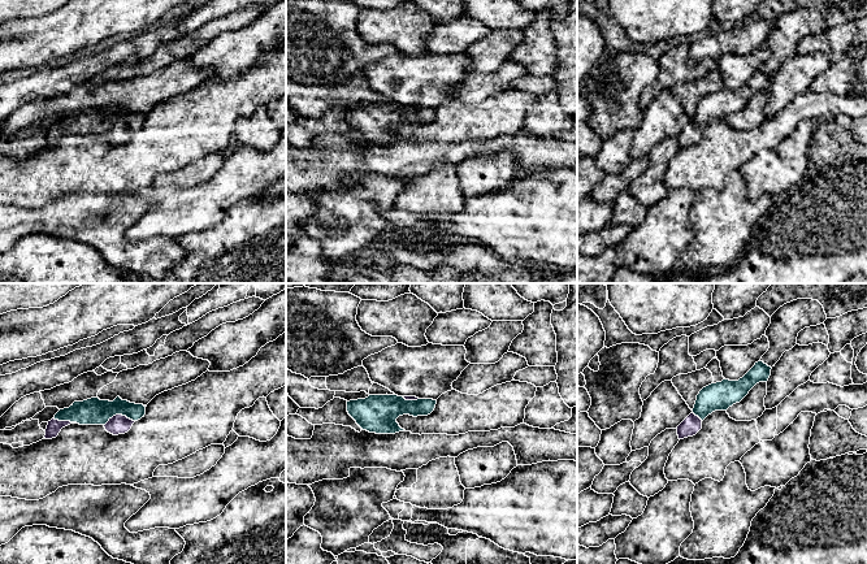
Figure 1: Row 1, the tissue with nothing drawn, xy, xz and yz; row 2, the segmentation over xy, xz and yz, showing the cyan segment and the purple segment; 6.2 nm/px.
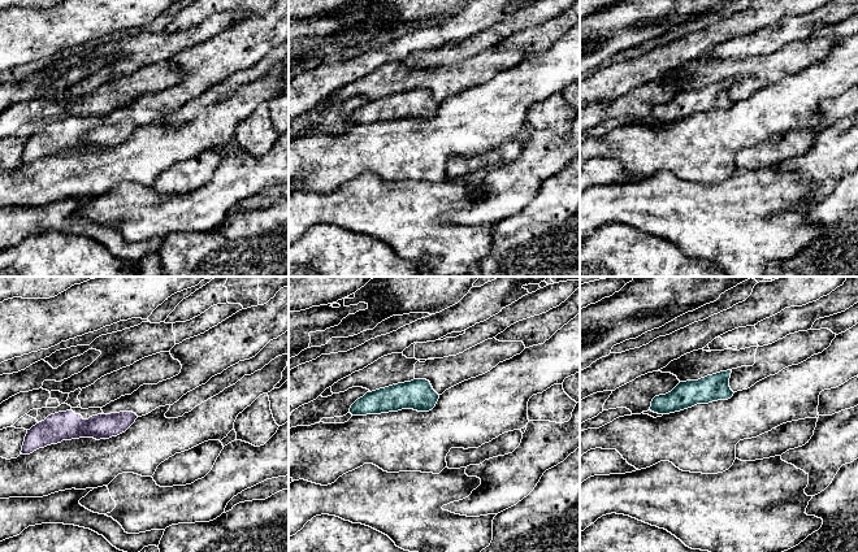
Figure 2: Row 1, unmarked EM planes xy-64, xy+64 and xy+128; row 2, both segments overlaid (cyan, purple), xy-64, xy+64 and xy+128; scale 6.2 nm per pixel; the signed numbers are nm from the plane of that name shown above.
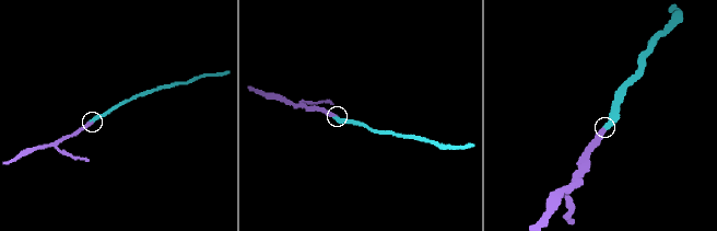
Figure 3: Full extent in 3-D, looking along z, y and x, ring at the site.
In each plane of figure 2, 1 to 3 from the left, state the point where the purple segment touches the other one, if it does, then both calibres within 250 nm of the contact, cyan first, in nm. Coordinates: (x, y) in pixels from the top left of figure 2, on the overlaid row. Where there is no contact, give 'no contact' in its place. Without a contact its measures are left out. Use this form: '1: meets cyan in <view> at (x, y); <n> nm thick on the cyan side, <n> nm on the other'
1: no contact
2: no contact
3: no contact

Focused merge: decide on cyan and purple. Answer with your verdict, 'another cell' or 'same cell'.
same cell

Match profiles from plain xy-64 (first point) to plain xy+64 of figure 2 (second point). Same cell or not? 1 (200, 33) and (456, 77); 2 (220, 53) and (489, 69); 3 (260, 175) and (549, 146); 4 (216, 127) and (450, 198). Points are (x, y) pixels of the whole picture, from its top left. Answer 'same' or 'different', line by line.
1: different
2: different
3: same
4: different

